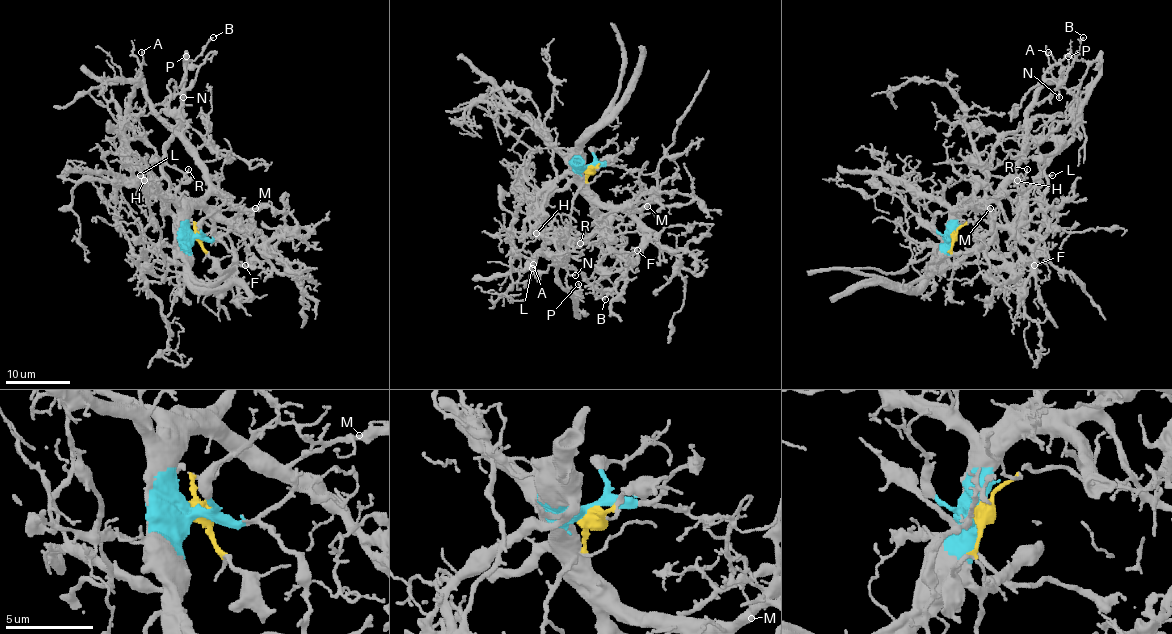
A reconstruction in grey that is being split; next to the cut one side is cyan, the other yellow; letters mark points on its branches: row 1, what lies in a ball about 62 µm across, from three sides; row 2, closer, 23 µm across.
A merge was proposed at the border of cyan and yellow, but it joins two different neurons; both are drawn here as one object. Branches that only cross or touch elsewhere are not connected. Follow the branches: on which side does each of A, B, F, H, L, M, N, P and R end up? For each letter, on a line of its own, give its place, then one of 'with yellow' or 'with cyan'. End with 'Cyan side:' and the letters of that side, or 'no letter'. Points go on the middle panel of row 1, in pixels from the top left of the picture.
A: place (533, 264); with cyan
B: place (605, 299); with yellow
F: place (637, 250); with cyan
H: place (536, 233); with cyan
L: place (532, 268); with yellow
M: place (647, 206); with cyan
N: place (575, 275); with yellow
P: place (578, 284); with yellow
R: place (580, 243); with yellow
Cyan side: A, F, H, M

